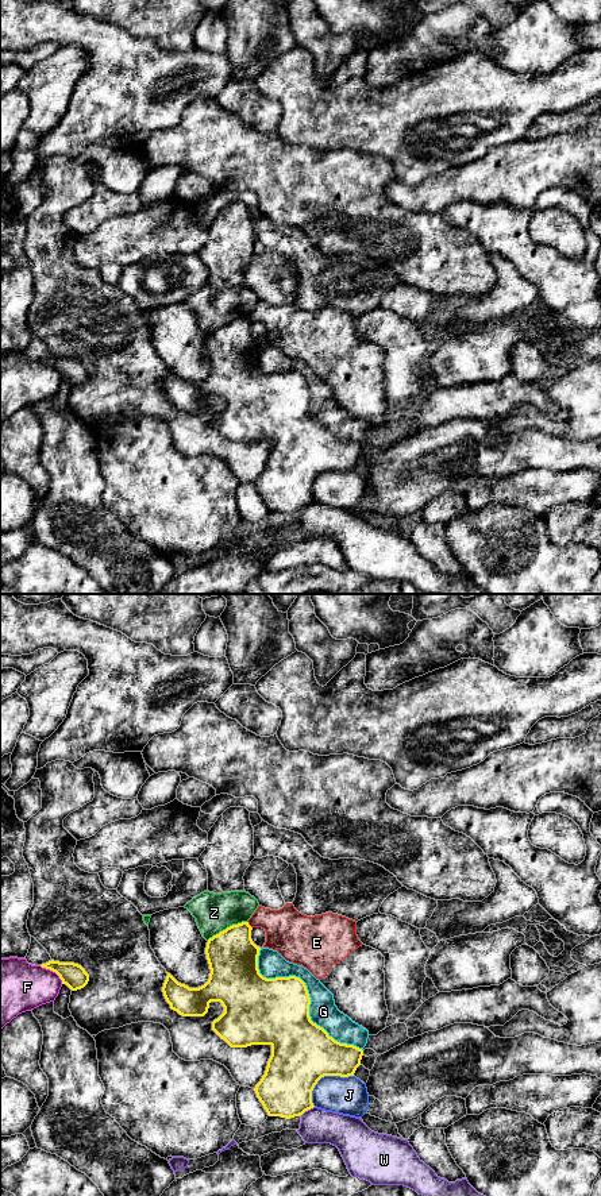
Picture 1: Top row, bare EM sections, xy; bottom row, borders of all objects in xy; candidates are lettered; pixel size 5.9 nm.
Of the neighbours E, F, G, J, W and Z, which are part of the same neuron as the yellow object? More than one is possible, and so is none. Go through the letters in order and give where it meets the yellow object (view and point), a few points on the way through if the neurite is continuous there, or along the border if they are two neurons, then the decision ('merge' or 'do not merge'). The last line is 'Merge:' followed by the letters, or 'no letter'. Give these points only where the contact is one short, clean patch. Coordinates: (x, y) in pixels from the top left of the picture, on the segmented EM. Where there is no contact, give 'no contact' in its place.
E: contact xy (249, 925); border xy (247, 921), (251, 928); do not merge
F: contact xy (53, 971); do not merge
G: contact xy (307, 992); do not merge
J: contact xy (323, 1076); do not merge
W: contact xy (307, 1110); do not merge
Z: contact xy (227, 928); do not merge
Merge: no letter

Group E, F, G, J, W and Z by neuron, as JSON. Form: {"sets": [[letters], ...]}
{"sets": [["E"], ["F"], ["G"], ["J"], ["W"], ["Z"]]}

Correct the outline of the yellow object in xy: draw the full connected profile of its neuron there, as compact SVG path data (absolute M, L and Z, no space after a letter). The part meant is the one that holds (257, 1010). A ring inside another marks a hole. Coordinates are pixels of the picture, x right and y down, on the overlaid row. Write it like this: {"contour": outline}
{"contour": "M242 922L208 940L205 954L211 973L204 985L189 988L167 973L162 992L170 1008L182 1016L204 1016L211 1002L220 1002L224 1012L212 1022L212 1030L231 1048L270 1045L271 1056L254 1091L269 1116L290 1119L315 1107L312 1091L321 1077L354 1076L363 1050L335 1041L311 1021L311 998L300 977L266 979L259 973L261 948L253 942L251 930L249 922Z"}

